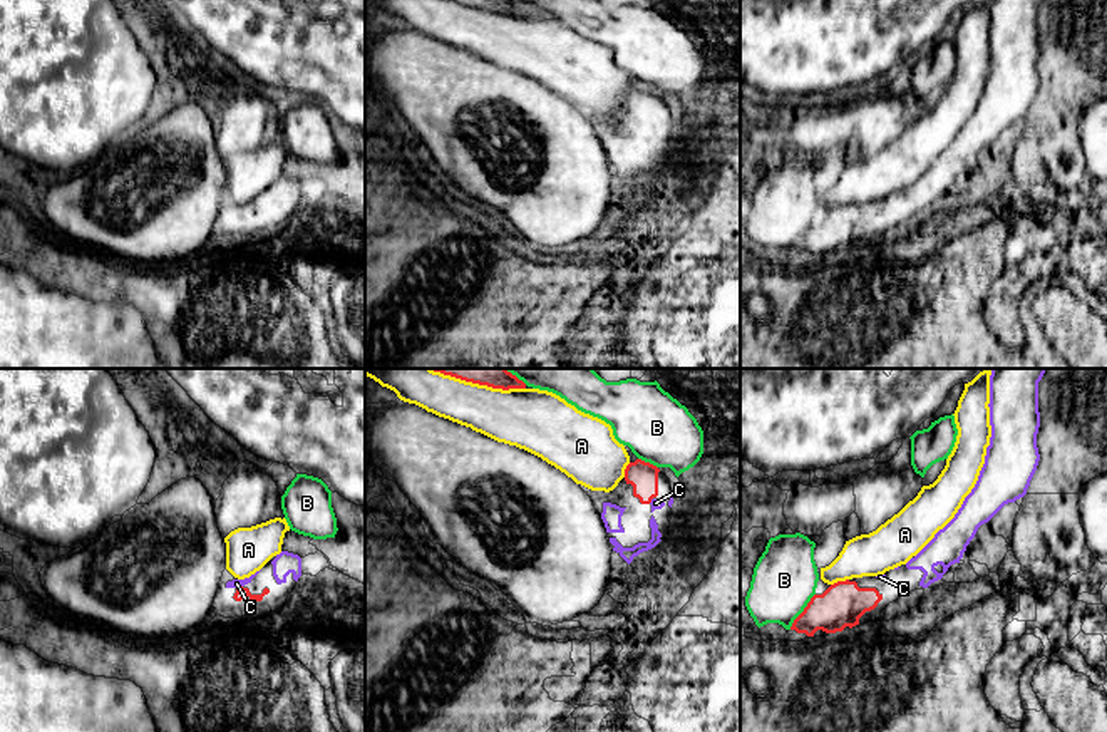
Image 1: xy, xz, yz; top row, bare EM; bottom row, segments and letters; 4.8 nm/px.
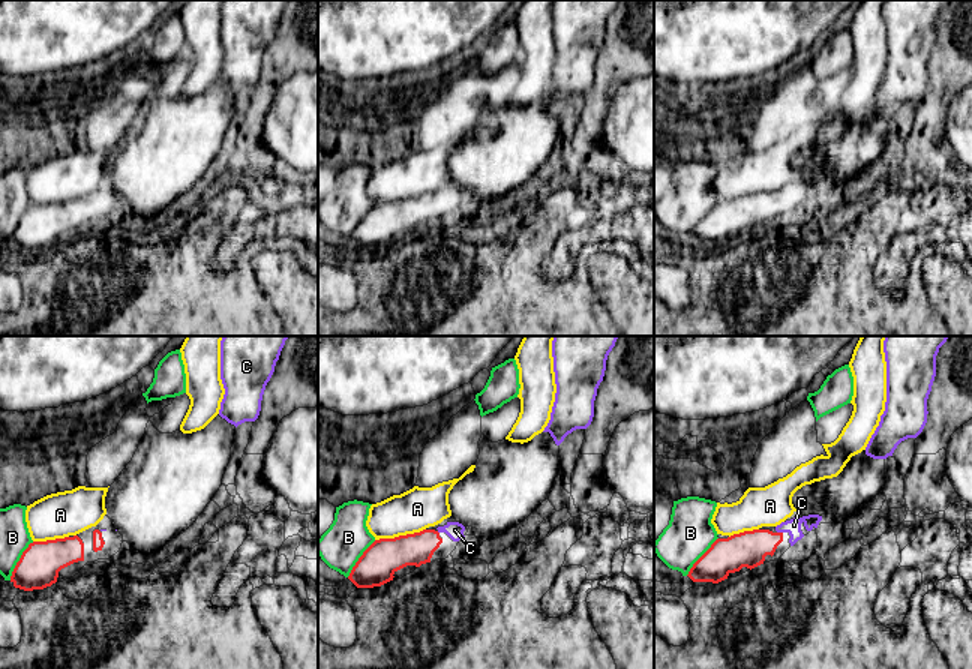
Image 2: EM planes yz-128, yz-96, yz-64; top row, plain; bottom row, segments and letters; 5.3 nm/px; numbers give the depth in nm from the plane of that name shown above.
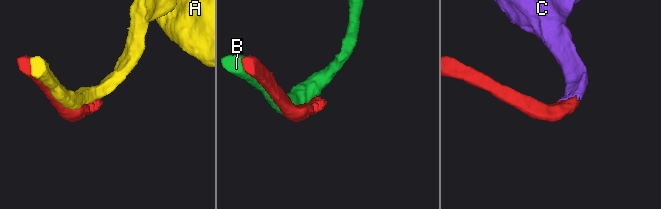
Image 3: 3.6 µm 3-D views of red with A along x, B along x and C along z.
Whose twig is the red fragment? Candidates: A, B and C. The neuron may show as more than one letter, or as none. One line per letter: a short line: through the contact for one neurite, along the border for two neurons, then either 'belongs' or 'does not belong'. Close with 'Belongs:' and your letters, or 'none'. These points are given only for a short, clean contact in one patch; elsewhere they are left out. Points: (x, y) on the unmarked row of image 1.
A: does not belong
B: does not belong
C: belongs
Belongs: C

